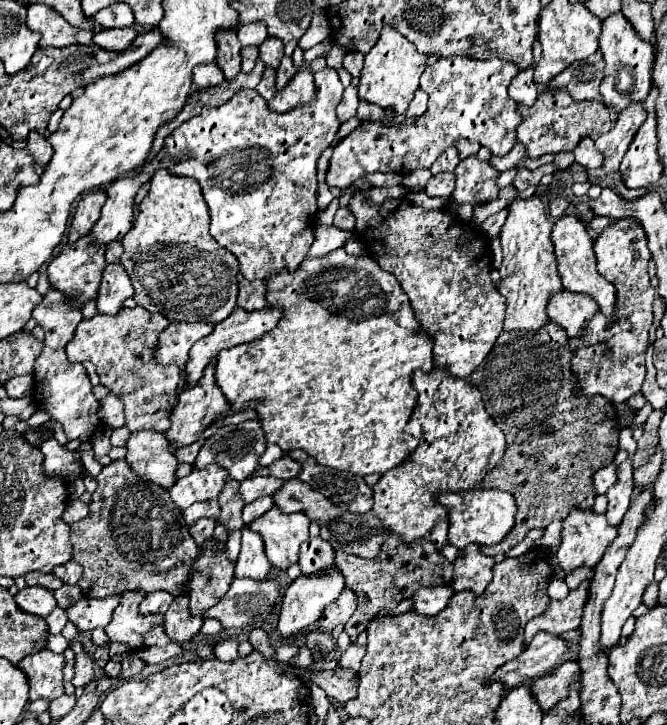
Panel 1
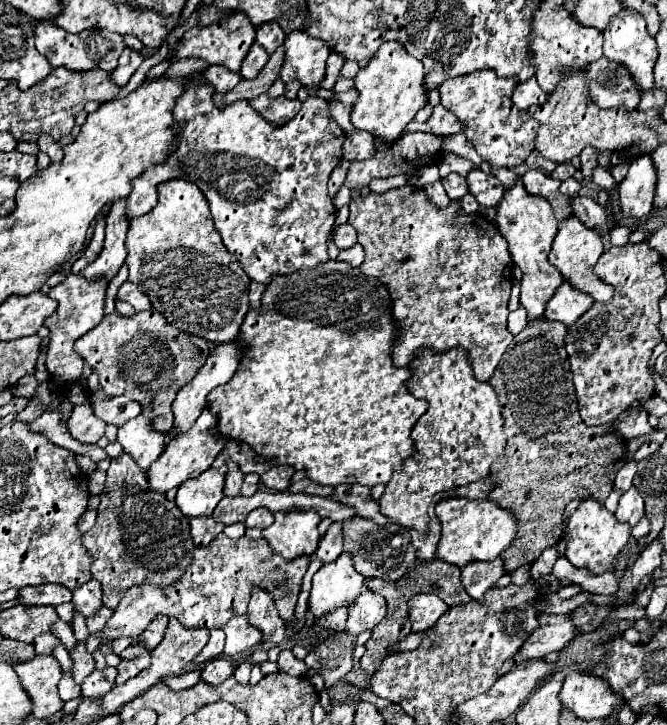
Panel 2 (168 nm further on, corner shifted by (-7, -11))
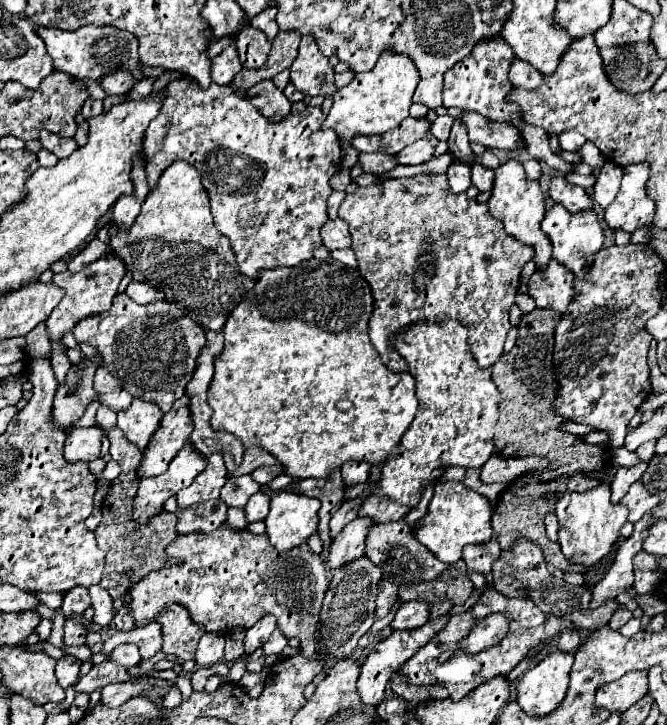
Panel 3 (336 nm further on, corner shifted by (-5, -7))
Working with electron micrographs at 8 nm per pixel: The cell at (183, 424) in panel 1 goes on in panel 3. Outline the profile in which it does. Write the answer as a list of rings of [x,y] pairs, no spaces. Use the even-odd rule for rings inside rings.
[[[190,441],[184,443],[184,447],[176,453],[172,463],[168,465],[166,473],[140,479],[132,517],[146,523],[152,515],[156,515],[156,511],[162,509],[164,501],[170,495],[188,487],[194,481],[194,477],[200,471],[204,471],[204,467],[206,467],[206,457],[200,455],[200,451],[196,451]]]

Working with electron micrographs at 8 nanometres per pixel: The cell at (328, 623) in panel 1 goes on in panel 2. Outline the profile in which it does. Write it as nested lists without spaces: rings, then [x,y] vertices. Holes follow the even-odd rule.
[[[364,587],[362,595],[350,607],[346,631],[358,635],[366,629],[374,629],[384,619],[384,615],[386,615],[386,599],[380,593]]]

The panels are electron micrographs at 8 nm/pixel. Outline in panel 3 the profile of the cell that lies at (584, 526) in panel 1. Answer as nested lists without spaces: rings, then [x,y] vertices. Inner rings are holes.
[[[600,483],[586,493],[564,493],[560,501],[556,501],[556,517],[558,517],[558,543],[562,553],[570,563],[578,563],[584,567],[592,567],[608,557],[620,537],[622,525],[628,521],[628,509],[610,501],[610,485]]]

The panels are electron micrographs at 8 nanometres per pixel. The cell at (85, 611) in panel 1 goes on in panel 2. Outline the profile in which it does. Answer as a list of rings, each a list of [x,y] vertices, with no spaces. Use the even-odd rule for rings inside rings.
[[[220,533],[210,545],[196,547],[192,555],[192,563],[188,571],[174,581],[170,587],[154,587],[142,585],[132,587],[124,597],[122,603],[116,607],[116,613],[106,623],[102,637],[118,639],[118,637],[138,637],[156,615],[176,617],[186,627],[208,627],[220,629],[224,627],[234,615],[244,615],[252,587],[262,587],[270,591],[274,605],[278,607],[278,615],[290,625],[294,621],[298,593],[302,589],[302,577],[310,565],[310,557],[298,559],[282,559],[274,555],[266,539],[248,539],[246,535],[240,539],[230,539]]]

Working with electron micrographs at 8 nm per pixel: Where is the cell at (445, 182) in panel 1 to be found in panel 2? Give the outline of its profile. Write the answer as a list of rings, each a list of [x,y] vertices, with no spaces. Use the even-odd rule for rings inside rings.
[[[450,173],[442,179],[442,185],[448,193],[450,199],[460,199],[468,193],[468,187],[466,187],[466,177],[460,177],[458,173]]]

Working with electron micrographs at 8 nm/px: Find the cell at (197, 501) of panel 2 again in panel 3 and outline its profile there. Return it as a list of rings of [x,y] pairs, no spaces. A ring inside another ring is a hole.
[[[210,455],[208,457],[208,465],[206,469],[192,481],[190,487],[182,489],[176,499],[178,499],[178,507],[186,509],[210,499],[216,499],[220,495],[222,485],[226,483],[226,467],[222,461],[222,455]]]

